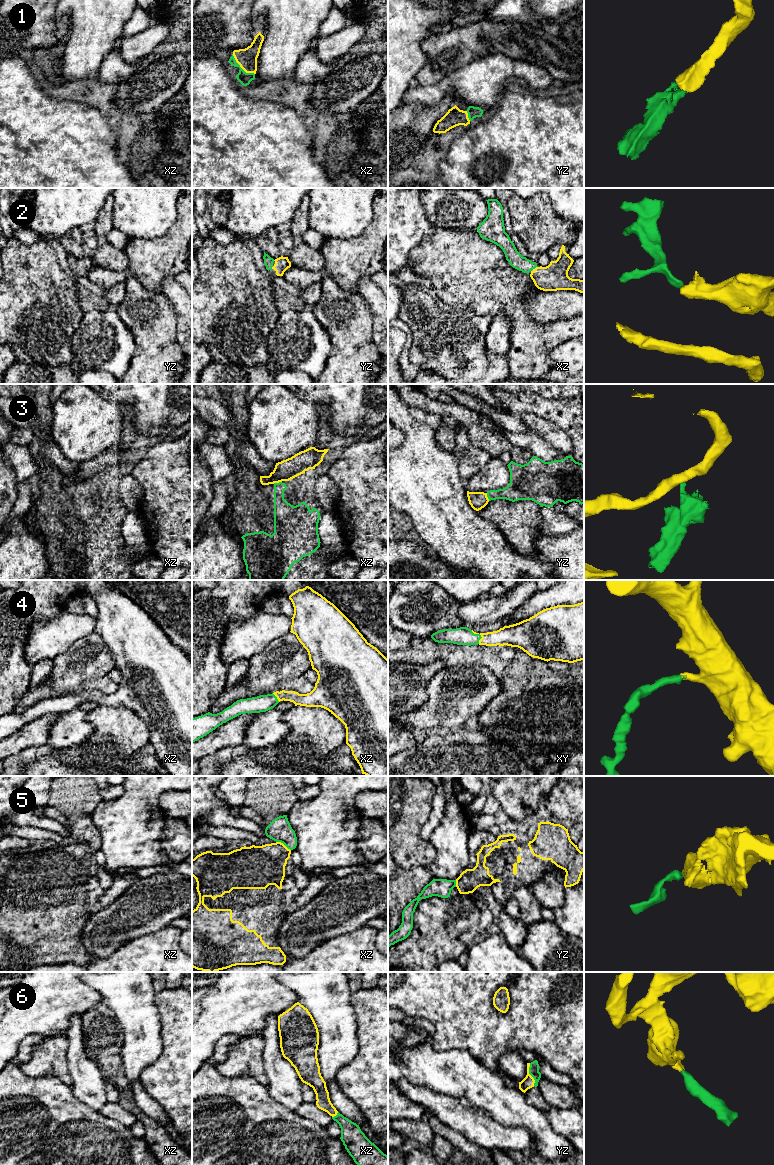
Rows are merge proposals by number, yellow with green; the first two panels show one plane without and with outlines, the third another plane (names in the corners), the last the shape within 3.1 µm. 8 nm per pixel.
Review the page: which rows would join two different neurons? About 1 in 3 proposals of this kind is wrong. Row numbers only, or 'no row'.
3

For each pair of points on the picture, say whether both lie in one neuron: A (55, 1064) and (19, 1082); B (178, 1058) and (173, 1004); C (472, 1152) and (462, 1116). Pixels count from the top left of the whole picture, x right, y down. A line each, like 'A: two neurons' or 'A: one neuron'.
A: two neurons
B: one neuron
C: two neurons

